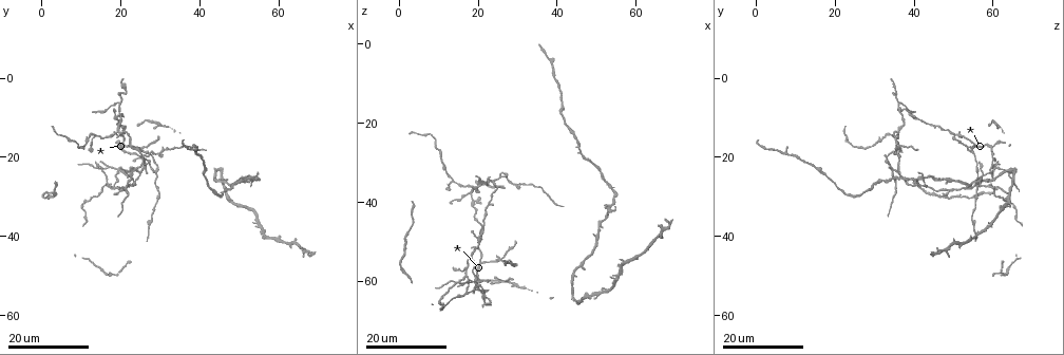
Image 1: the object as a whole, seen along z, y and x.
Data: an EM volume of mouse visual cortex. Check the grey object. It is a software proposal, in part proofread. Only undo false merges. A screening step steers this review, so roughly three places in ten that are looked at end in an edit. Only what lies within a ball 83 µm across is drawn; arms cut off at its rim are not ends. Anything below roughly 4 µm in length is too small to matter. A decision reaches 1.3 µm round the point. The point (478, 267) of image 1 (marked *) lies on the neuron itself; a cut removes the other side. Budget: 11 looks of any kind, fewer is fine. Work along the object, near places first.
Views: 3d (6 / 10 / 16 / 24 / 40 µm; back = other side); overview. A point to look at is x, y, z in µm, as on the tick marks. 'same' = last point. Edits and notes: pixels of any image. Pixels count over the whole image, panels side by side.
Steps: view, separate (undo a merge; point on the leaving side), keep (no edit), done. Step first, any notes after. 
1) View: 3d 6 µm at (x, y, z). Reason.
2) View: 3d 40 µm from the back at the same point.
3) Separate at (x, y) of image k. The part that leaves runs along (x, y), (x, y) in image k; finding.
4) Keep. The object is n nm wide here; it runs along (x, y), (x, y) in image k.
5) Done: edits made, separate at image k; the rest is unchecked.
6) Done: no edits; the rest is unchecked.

View: 3d 24 µm at (18.5, 28.0, 54.5). Small branch off a trunk.

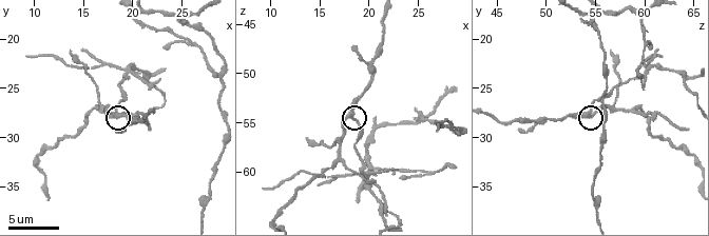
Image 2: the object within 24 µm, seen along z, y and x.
View: 3d 6 µm at (18.0, 27.4, 54.4).

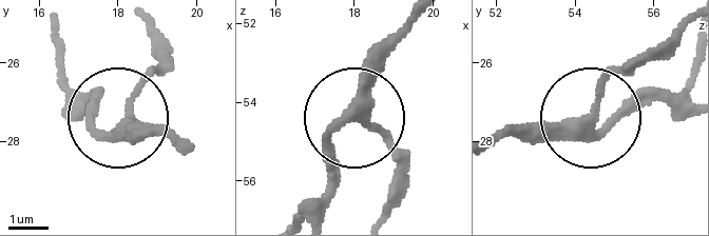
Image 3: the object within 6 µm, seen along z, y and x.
Keep. 3 arms meet here; it runs along (417, 22), (363, 113), (403, 170) in image 3; all the same neuron.

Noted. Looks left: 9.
View: 3d 10 µm at (16.8, 27.4, 58.8). Arms part here.

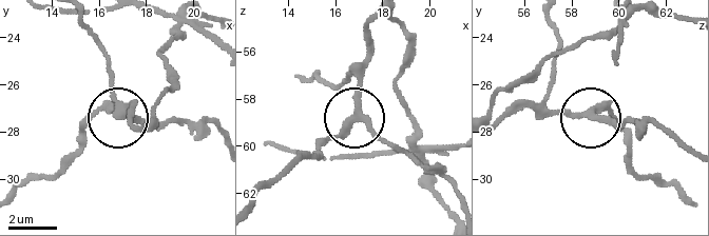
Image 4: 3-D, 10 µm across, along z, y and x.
Keep. 3 arms meet here; it runs along (378, 17), (358, 112), (412, 160) in image 4; continuous, no second neuron.

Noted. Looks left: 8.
View: 3d 6 µm at (25.2, 18.0, 54.4). Looks like a crossing.

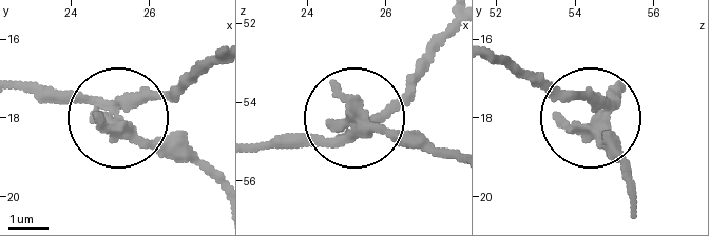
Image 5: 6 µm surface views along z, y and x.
Keep. It runs along (17, 87), (78, 94), (118, 118), (195, 84) in image 5; one neuron here.

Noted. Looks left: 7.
View: 3d 16 µm at (19.0, 22.8, 60.0). Looks like a crossing.

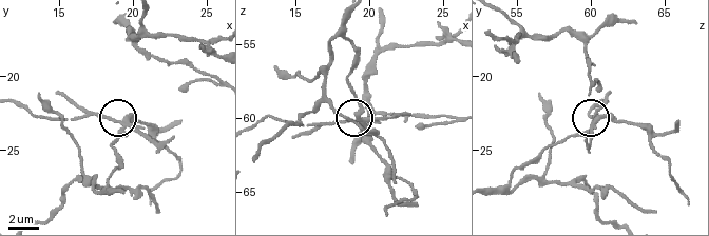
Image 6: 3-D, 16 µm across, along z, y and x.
View: 3d 16 µm from the back at (19.0, 23.2, 60.4).

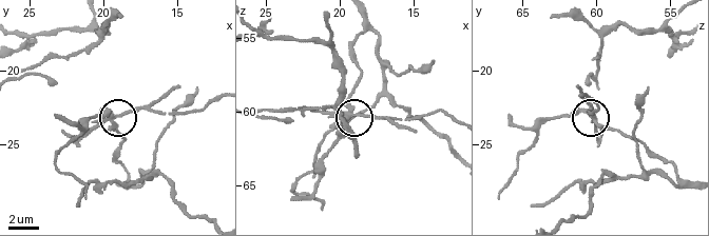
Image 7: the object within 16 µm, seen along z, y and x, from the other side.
Separate at (131, 113) of image 7. The side arm is 12 µm long; 4 arms meet here; two neurons meet here.

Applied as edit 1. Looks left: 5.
View: overview.

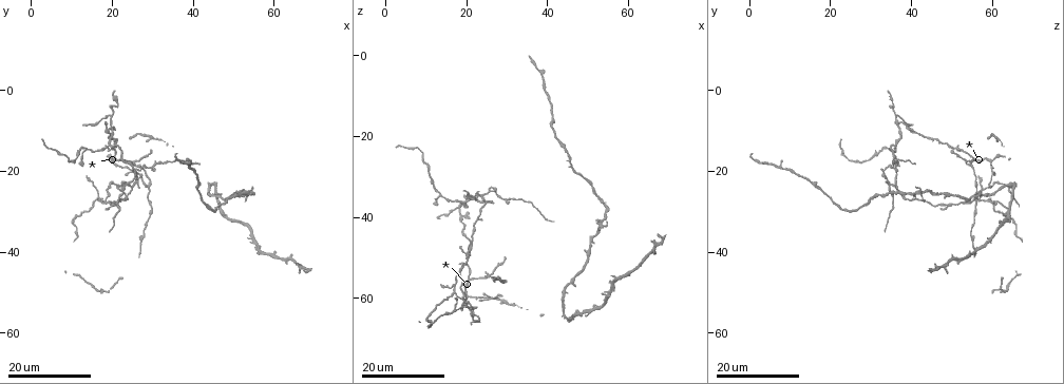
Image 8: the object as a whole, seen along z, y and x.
View: 3d 16 µm at (7.5, 16.0, 22.5). Calibre changes.

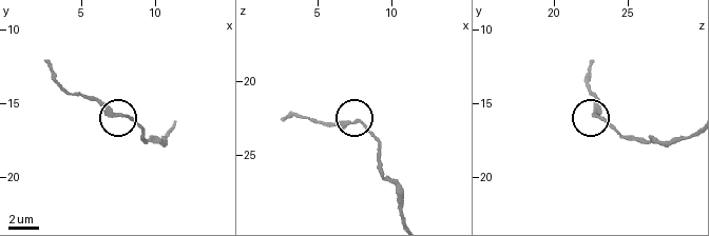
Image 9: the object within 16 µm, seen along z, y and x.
View: 3d 10 µm at (7.8, 16.0, 22.8). Closer look.

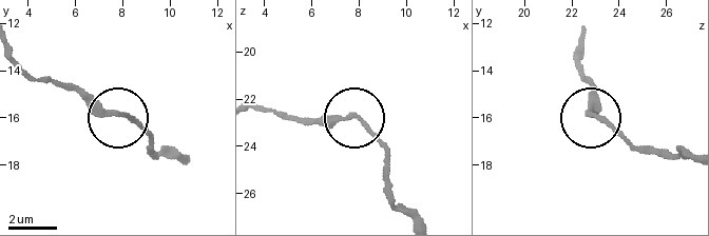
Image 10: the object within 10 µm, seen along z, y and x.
Keep. The object is 200 nm wide here; it runs along (687, 157), (627, 144), (590, 115), (590, 86) in image 10; continuous, no second neuron.

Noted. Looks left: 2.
View: 3d 16 µm at (19.5, 13.5, 36.0). Small branch off a trunk.

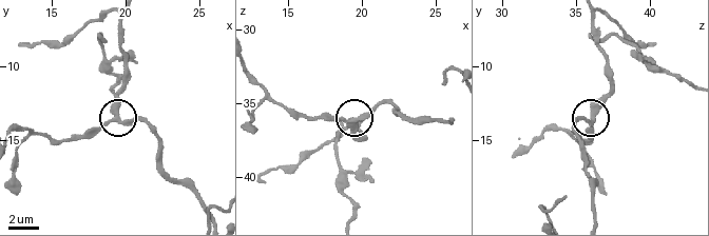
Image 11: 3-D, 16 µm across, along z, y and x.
View: 3d 6 µm at (19.4, 13.8, 36.2). Zoom in.

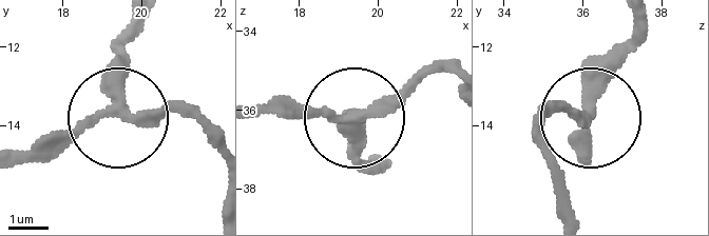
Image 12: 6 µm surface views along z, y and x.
Keep. It runs along (135, 18), (121, 109), (75, 122), (27, 155) in image 12; all the same neuron.

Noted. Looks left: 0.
Done: edits made, separate at image 7; the rest is unchecked.

